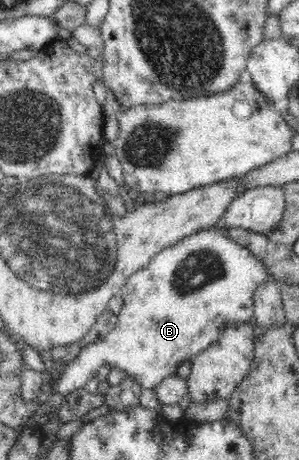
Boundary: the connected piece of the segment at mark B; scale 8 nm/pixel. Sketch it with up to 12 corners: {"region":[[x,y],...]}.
{"region":[[215,227],[127,279],[107,339],[56,391],[103,365],[156,389],[226,327],[269,277]]}

